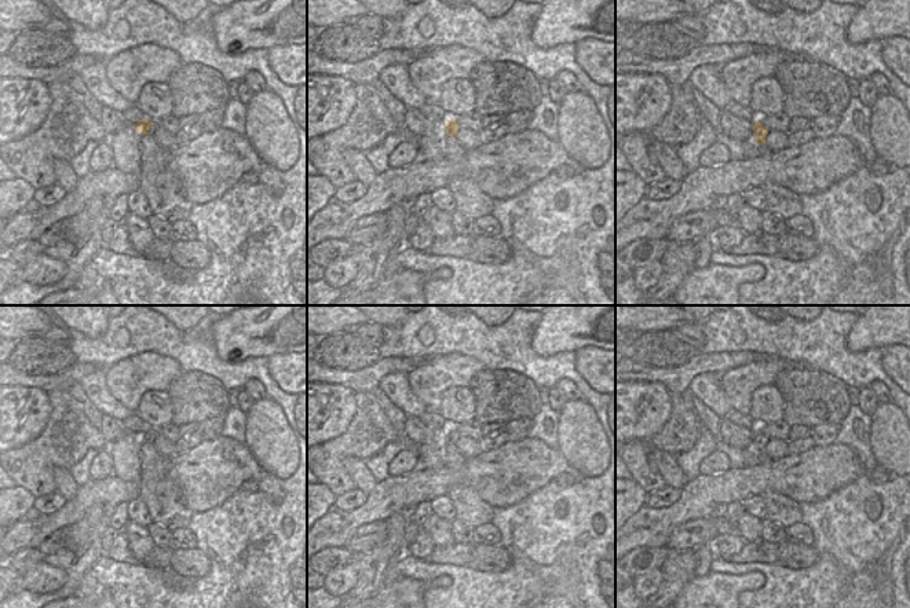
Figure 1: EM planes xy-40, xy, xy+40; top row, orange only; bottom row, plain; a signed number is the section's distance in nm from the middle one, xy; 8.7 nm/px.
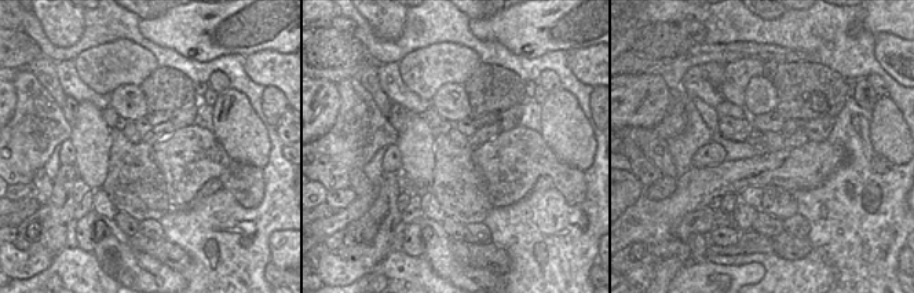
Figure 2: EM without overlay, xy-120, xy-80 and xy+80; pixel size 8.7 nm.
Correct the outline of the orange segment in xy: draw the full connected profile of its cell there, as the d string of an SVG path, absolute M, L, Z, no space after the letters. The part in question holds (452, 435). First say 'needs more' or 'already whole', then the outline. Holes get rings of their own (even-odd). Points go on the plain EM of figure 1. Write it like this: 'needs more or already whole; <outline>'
needs more; M454 426L447 428L445 431L445 436L446 443L454 444L463 457L475 458L480 454L479 442L467 436L461 436Z

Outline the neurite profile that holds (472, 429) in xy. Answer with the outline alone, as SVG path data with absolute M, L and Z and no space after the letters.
M475 420L456 425L454 428L461 436L467 436L467 437L475 439L478 442L480 442L483 437L482 425L478 424Z

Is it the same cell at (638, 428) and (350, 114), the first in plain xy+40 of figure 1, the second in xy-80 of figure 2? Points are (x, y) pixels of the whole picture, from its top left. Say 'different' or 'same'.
different

